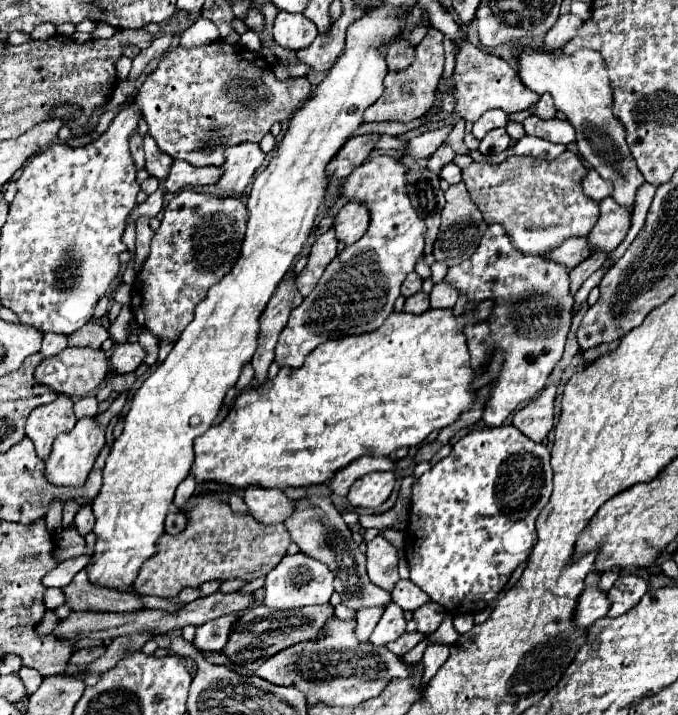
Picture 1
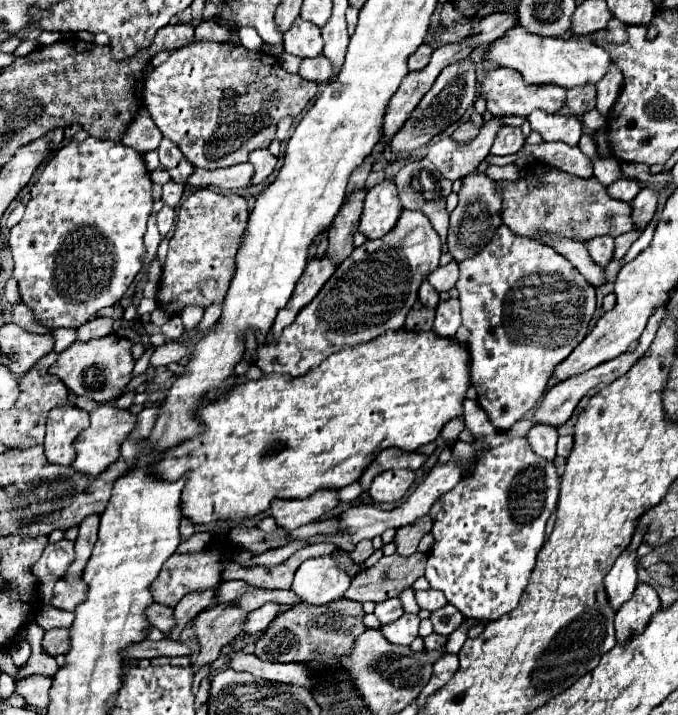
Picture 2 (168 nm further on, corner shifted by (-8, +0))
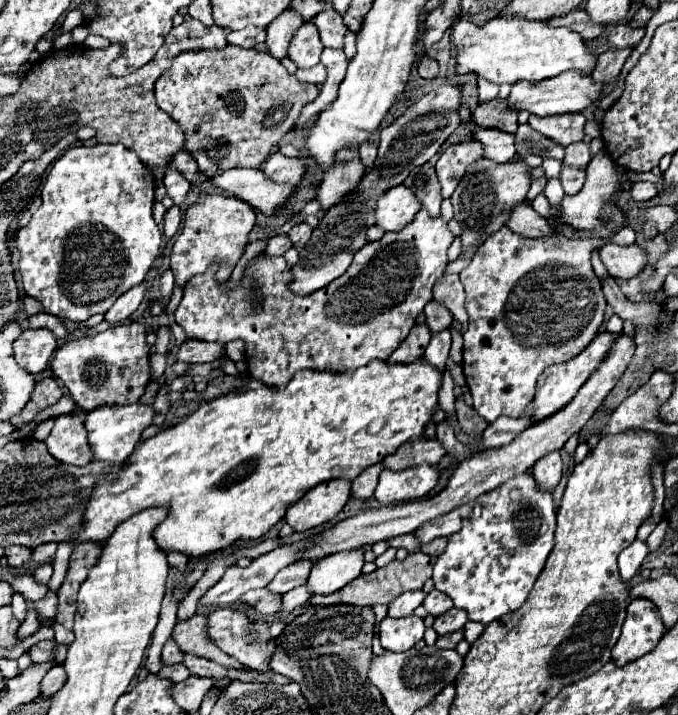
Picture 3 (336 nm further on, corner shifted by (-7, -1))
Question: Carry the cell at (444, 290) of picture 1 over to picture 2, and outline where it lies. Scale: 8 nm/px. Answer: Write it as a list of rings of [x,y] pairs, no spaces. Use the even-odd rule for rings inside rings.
[[[451,298],[447,302],[441,302],[437,308],[437,316],[433,322],[433,332],[439,338],[451,338],[455,336],[457,328],[461,326],[461,314],[459,314],[459,300]]]

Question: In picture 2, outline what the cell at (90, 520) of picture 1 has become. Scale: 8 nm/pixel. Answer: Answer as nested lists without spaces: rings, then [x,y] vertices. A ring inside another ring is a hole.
[[[89,516],[85,522],[79,526],[79,536],[75,540],[75,560],[69,566],[67,574],[63,576],[69,582],[75,582],[81,578],[83,568],[91,556],[91,550],[97,542],[97,532],[99,532],[99,516]]]

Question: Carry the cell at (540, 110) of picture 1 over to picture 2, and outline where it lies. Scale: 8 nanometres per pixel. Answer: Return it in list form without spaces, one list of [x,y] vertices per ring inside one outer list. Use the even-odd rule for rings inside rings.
[[[583,86],[583,88],[573,88],[567,92],[567,108],[583,116],[585,112],[593,110],[597,104],[597,86]]]

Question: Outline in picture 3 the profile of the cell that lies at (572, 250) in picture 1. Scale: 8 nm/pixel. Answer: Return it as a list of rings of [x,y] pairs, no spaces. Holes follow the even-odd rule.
[[[606,243],[600,249],[600,259],[612,277],[622,277],[622,279],[634,277],[646,265],[646,253],[636,243],[630,247]]]

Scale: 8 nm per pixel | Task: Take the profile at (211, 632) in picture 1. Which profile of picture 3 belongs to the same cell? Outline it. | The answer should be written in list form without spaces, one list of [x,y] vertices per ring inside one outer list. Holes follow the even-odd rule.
[[[300,585],[300,587],[296,587],[296,589],[288,591],[288,593],[284,593],[284,595],[282,595],[282,607],[280,607],[280,611],[278,611],[278,613],[286,615],[286,613],[294,611],[296,607],[306,605],[306,603],[308,603],[308,599],[310,599],[310,595],[312,595],[312,593],[308,593],[306,585]]]

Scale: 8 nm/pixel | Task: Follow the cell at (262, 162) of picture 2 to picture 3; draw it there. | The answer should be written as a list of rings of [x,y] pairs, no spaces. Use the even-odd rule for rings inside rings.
[[[272,153],[262,167],[262,173],[268,179],[274,179],[274,183],[300,183],[300,177],[304,173],[304,161],[302,159],[288,159],[280,153]]]

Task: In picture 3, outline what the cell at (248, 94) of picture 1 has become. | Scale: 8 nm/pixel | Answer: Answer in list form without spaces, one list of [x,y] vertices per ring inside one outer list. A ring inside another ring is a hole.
[[[234,45],[222,51],[184,51],[174,57],[174,63],[162,73],[154,87],[156,103],[166,111],[184,131],[184,149],[196,159],[200,171],[214,177],[232,167],[260,167],[272,153],[274,145],[296,125],[304,105],[316,99],[318,87],[300,83],[284,65],[268,53],[254,49],[240,49]]]

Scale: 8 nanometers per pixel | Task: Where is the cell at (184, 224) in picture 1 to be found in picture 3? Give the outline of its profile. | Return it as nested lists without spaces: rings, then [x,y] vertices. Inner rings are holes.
[[[204,195],[186,209],[182,233],[176,237],[176,243],[170,253],[170,269],[174,273],[176,285],[184,289],[190,277],[204,273],[210,265],[218,265],[216,281],[224,283],[238,259],[244,255],[248,245],[248,235],[254,227],[254,207],[238,197],[224,195]]]

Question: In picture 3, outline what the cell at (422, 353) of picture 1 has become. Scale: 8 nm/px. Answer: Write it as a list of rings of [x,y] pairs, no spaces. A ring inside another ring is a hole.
[[[426,359],[410,363],[370,361],[358,371],[298,371],[284,389],[252,381],[242,389],[204,401],[192,415],[176,427],[142,441],[130,455],[130,467],[116,481],[102,479],[90,497],[84,513],[84,529],[74,537],[80,541],[104,543],[114,527],[130,515],[158,505],[168,505],[168,517],[156,527],[154,539],[162,551],[182,551],[188,557],[200,557],[224,549],[236,541],[262,537],[284,517],[284,505],[296,503],[312,487],[330,479],[354,481],[366,467],[380,463],[402,443],[420,439],[426,425],[438,409],[438,389],[444,371],[430,367]]]

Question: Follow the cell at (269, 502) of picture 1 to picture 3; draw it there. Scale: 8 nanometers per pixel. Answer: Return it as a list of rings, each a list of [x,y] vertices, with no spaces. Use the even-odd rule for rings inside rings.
[[[332,479],[330,483],[320,483],[312,487],[302,501],[292,503],[286,509],[284,521],[298,533],[314,529],[330,519],[334,519],[346,501],[350,499],[350,483],[342,479]]]

